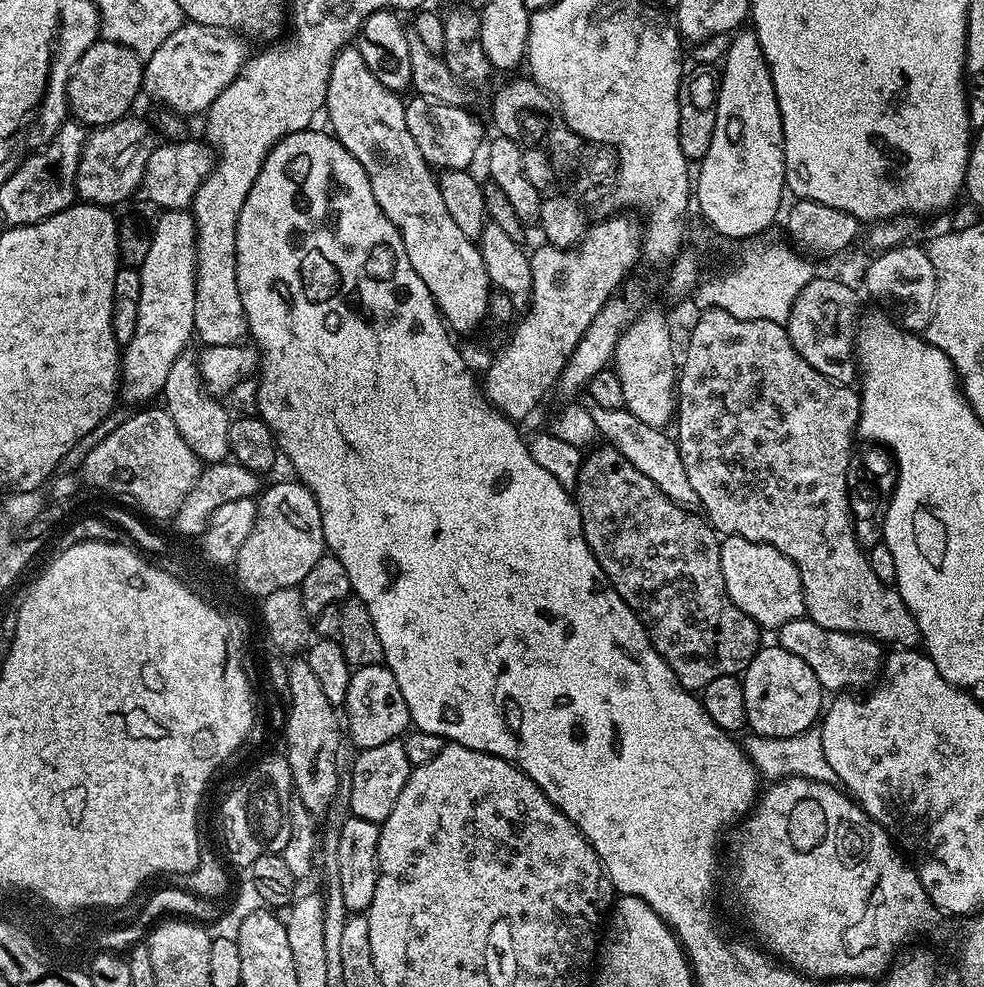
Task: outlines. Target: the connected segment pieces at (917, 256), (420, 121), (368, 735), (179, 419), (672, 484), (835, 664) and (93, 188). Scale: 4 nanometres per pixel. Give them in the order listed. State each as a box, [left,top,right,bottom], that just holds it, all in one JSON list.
[[864,246,934,334],[404,98,484,172],[342,663,412,749],[162,350,233,465],[588,401,699,508],[778,618,886,693],[76,114,158,206]]

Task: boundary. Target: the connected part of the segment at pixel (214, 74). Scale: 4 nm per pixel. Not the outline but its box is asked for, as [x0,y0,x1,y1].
[143,23,250,115]

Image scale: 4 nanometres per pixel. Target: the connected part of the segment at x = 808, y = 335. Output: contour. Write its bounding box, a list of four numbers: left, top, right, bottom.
[786,275,858,385]

